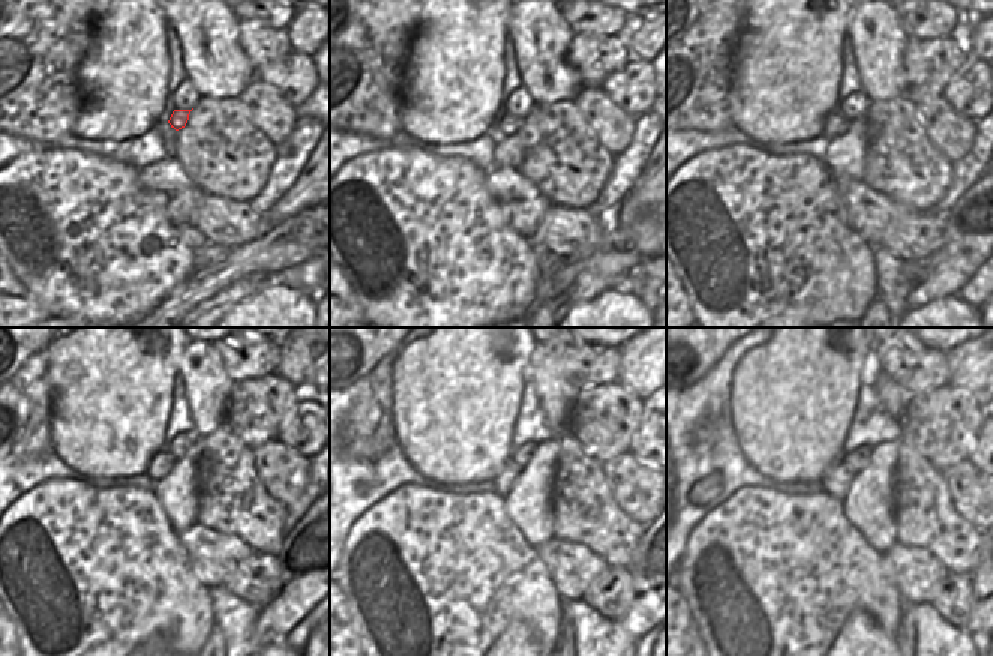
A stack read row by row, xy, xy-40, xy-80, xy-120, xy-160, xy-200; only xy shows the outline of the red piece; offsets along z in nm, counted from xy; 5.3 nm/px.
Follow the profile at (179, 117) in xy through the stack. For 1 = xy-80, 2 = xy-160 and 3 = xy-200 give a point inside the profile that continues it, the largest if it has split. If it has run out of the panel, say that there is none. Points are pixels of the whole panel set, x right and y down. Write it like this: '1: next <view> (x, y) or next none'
1: next xy-80 (836, 125)
2: next xy-160 (501, 485)
3: next xy-200 (837, 482)

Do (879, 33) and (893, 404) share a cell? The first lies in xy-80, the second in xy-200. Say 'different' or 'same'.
same

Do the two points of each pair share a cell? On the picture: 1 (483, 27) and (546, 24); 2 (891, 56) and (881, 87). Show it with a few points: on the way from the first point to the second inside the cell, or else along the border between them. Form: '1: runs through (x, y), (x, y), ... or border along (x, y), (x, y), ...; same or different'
1: border along (509, 15), (507, 32); different
2: runs through (884, 63), (881, 80); same

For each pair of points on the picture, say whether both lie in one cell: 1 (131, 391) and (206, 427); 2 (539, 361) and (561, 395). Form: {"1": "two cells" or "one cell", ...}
{"1": "two cells", "2": "one cell"}

